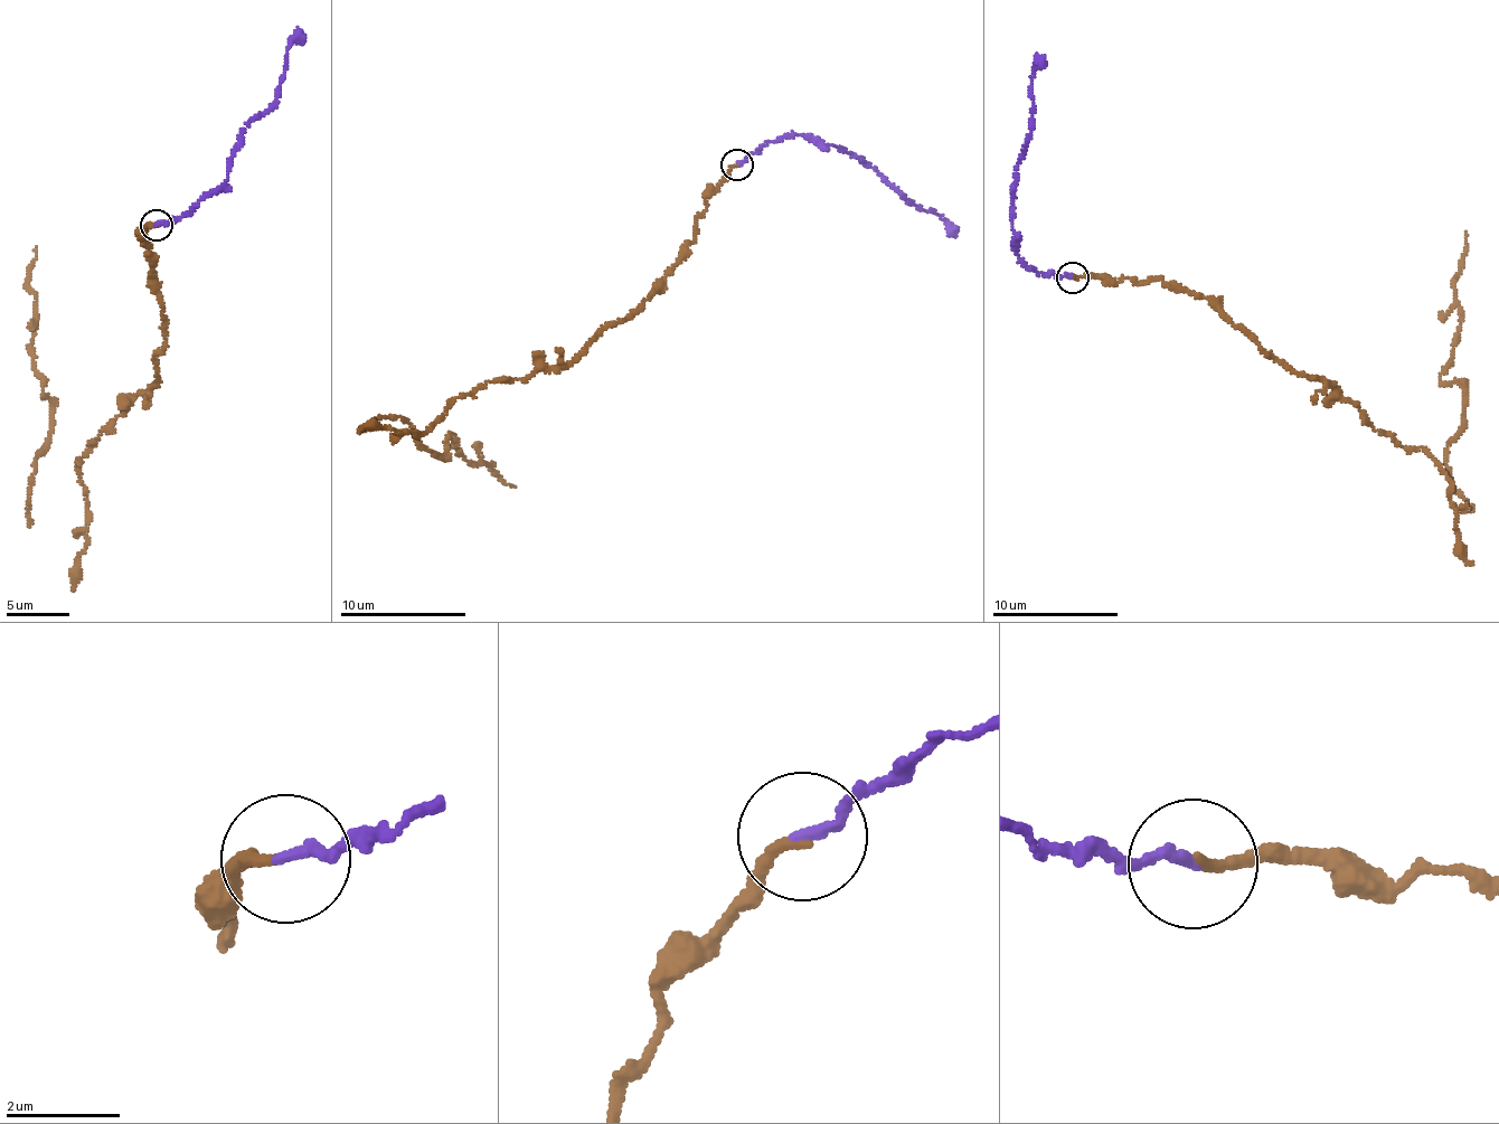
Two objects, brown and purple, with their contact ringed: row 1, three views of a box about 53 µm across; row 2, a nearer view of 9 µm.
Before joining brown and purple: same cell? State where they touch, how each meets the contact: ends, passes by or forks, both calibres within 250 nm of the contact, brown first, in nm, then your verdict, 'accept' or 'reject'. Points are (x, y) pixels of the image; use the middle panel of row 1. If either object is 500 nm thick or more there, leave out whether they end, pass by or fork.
place (737, 164); brown ends; purple ends; calibres 160 and 180 nm; accept

